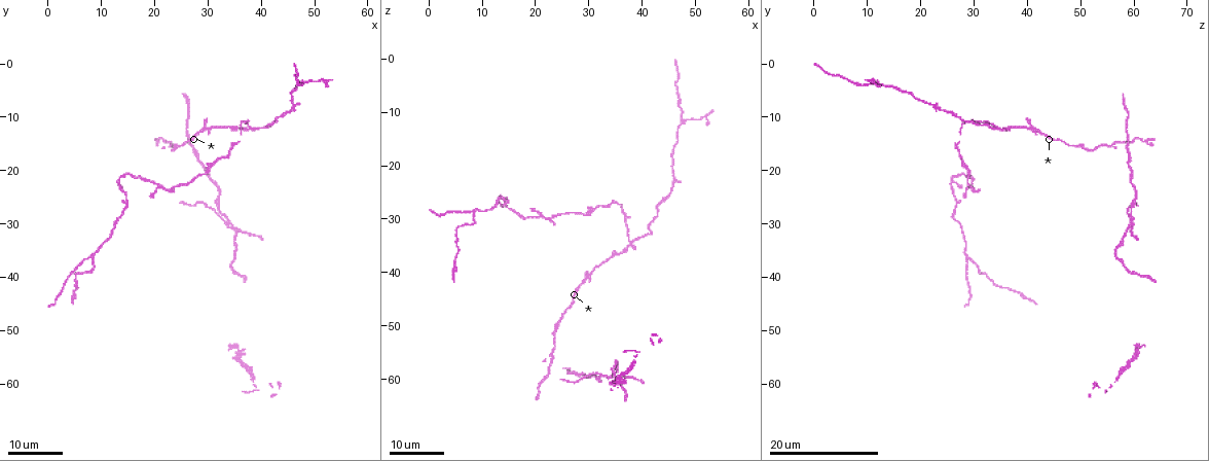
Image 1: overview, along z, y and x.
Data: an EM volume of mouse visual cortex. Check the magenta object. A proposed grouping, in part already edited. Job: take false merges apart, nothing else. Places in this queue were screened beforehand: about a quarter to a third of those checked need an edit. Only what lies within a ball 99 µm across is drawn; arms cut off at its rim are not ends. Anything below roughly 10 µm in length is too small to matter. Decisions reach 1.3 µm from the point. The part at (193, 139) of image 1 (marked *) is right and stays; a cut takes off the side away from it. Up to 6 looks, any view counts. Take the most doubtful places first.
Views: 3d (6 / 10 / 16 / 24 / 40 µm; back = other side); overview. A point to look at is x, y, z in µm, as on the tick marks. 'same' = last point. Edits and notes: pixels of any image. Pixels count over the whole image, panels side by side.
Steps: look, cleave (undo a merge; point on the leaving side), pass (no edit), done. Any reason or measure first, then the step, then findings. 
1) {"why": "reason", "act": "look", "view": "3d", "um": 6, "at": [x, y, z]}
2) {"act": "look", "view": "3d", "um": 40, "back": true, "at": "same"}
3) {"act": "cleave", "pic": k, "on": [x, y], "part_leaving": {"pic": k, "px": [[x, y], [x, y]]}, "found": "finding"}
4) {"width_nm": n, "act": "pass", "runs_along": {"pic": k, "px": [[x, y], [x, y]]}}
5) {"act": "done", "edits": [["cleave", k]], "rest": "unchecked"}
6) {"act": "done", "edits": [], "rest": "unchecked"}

{"why": "four arms meet", "act": "look", "view": "3d", "um": 16, "at": [38.5, 12.0, 34.5]}

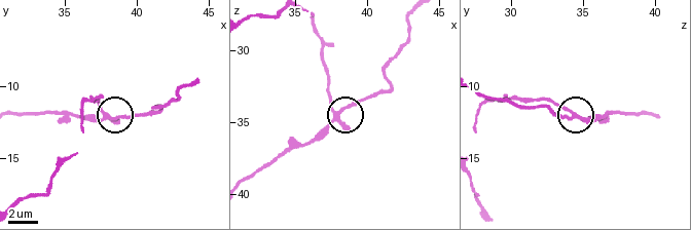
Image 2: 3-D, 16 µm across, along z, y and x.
{"why": "zoom in", "act": "look", "view": "3d", "um": 10, "at": [37.8, 12.0, 34.4]}

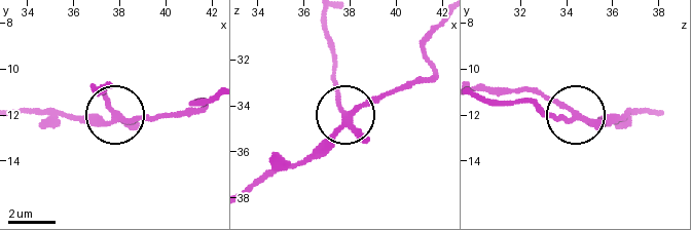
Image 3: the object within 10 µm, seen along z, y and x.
{"arms": 4, "act": "pass", "found": "continuous, no second neuron"}

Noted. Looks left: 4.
{"why": "two arms in line, one across", "act": "look", "view": "3d", "um": 16, "at": [22.5, 23.5, 30.0]}

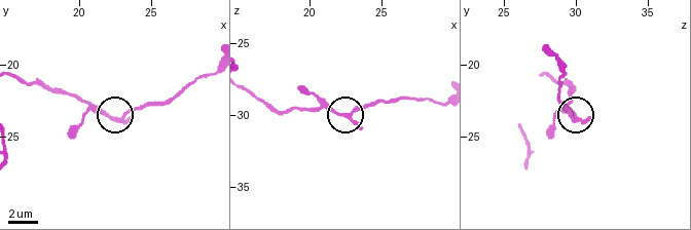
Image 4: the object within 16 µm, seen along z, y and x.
{"act": "look", "view": "3d", "um": 10, "at": [22.6, 23.8, 30.0]}

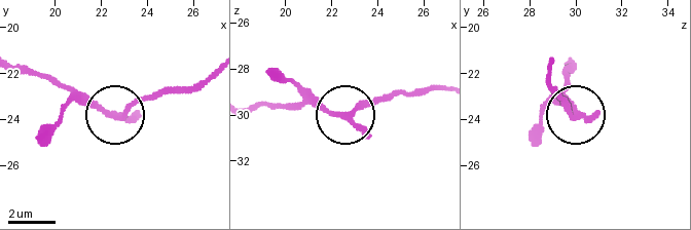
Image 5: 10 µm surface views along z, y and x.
{"width_nm": 190, "act": "pass", "runs_along": {"pic": 5, "px": [[211, 74], [187, 85], [157, 89], [110, 115], [71, 93]]}, "found": "one neuron here"}

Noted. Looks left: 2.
{"why": "thin arm on a thick one", "act": "look", "view": "3d", "um": 16, "at": [30.5, 12.0, 40.5]}

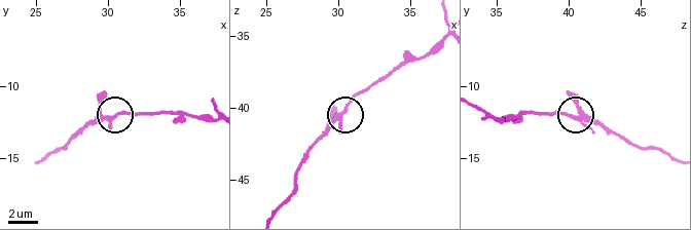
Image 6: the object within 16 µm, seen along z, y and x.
{"act": "look", "view": "3d", "um": 6, "at": [30.2, 12.2, 40.4]}

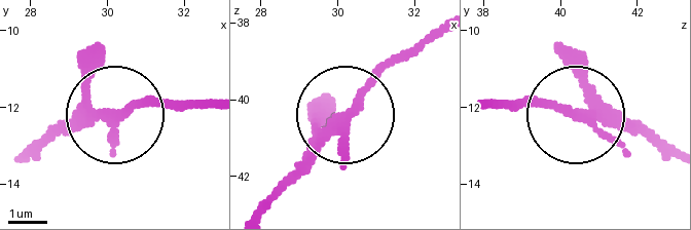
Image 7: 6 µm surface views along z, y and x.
{"arms": 4, "act": "pass", "found": "one neuron here"}

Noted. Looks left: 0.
{"act": "done", "edits": [], "rest": "unchecked"}

